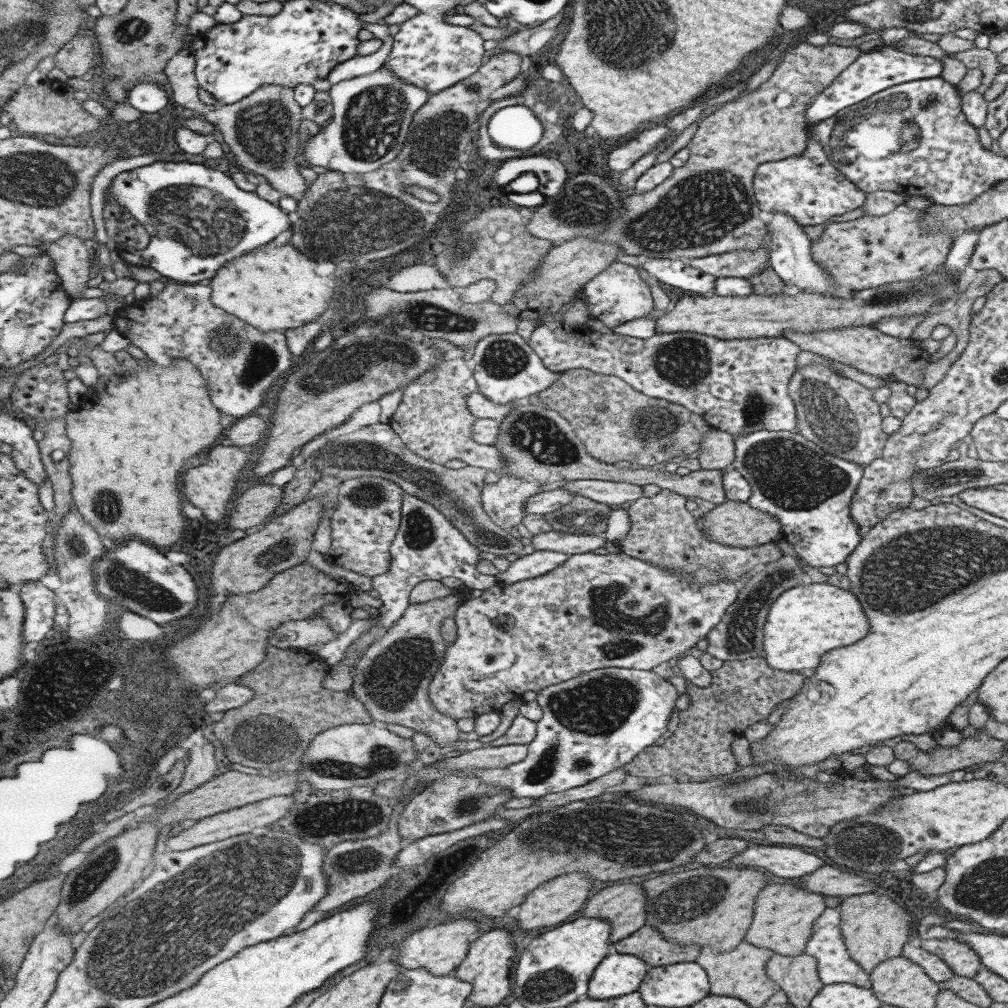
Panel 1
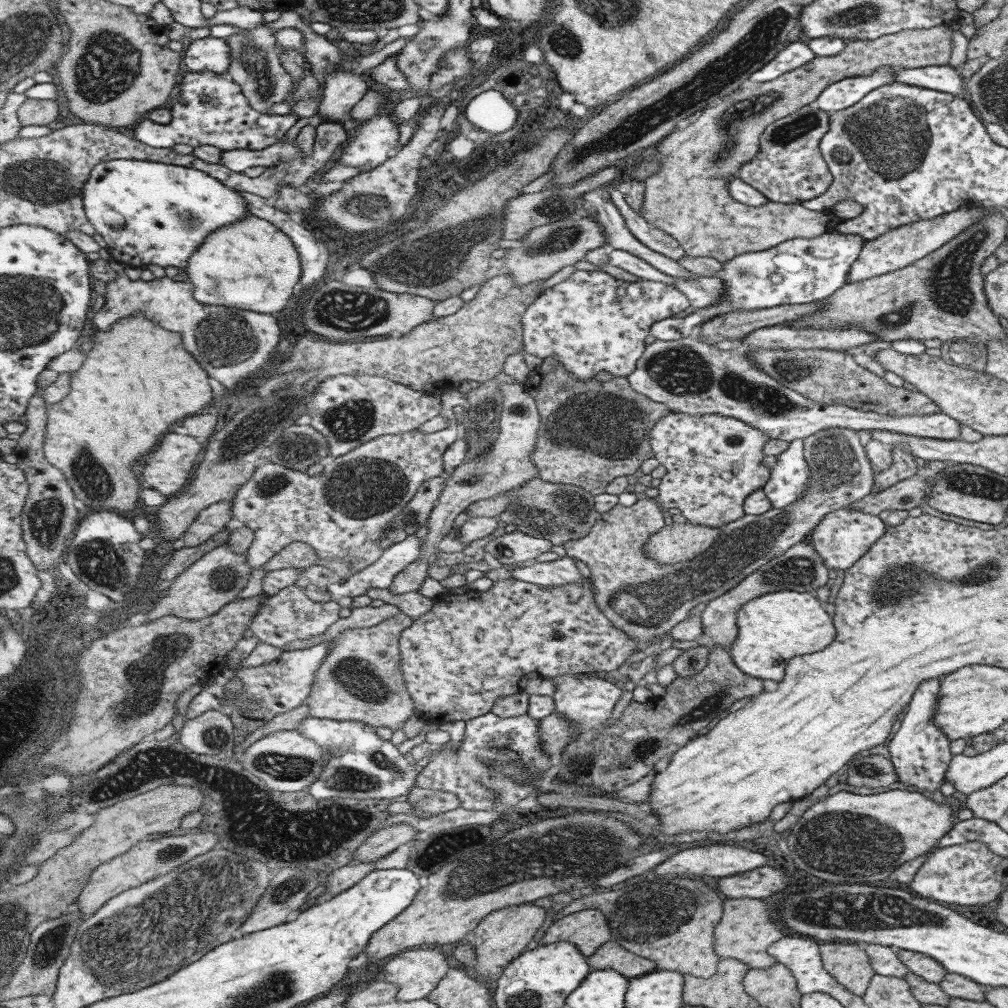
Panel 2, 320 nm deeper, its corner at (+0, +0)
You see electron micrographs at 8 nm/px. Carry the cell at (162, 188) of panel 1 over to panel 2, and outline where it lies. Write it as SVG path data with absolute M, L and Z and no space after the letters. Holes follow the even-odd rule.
M116 159L95 166L89 182L85 184L83 202L87 216L104 239L106 249L114 260L141 270L148 264L156 264L163 268L174 266L187 272L190 258L215 230L238 224L253 215L242 194L202 170L138 159ZM120 219L125 220L125 225L119 231L113 230L109 221Z

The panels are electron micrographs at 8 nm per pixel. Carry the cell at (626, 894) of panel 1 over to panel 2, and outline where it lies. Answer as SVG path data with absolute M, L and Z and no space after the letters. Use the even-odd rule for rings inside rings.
M587 909L567 915L542 930L536 944L574 942L587 957L598 952L598 948L613 938L609 919L602 910Z

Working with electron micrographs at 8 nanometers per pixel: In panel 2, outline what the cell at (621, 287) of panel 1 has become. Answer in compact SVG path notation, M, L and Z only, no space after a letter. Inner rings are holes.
M576 270L569 276L568 279L565 279L564 281L561 281L560 283L557 283L556 285L546 289L542 296L539 297L538 300L526 310L526 314L522 320L525 326L524 350L529 354L533 354L533 356L537 356L543 360L551 356L556 356L556 358L558 358L558 360L560 360L565 365L565 368L571 374L574 374L581 380L591 380L592 378L595 378L597 374L601 374L601 372L609 372L613 376L628 377L630 374L635 372L635 369L638 368L638 362L646 352L645 340L649 338L649 334L651 334L651 329L655 322L661 321L663 319L672 319L674 314L677 314L684 308L687 308L688 304L689 299L674 285L648 281L645 279L641 279L640 281L624 281L618 280L615 278L615 276L611 276L611 274L607 274L607 272L603 271Z

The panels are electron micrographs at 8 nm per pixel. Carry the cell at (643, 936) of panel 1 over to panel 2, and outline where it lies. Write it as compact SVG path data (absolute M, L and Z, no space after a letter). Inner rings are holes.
M615 940L600 946L598 952L589 957L589 961L593 970L612 968L630 979L655 972L657 968L651 959L631 952Z

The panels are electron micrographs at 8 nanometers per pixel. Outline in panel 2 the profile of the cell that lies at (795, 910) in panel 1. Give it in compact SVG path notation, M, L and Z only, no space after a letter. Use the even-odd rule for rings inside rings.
M724 898L722 915L714 929L715 953L718 958L734 958L751 968L767 968L775 964L775 959L766 953L766 948L781 937L788 934L783 932L783 926L777 926L773 918L774 906L761 899L755 898ZM783 932L783 933L781 933Z

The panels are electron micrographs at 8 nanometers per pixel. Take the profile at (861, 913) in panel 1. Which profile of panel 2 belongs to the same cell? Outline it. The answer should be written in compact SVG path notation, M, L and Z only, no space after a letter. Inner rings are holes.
M819 943L818 951L823 970L845 990L855 996L862 996L874 973L861 943Z

